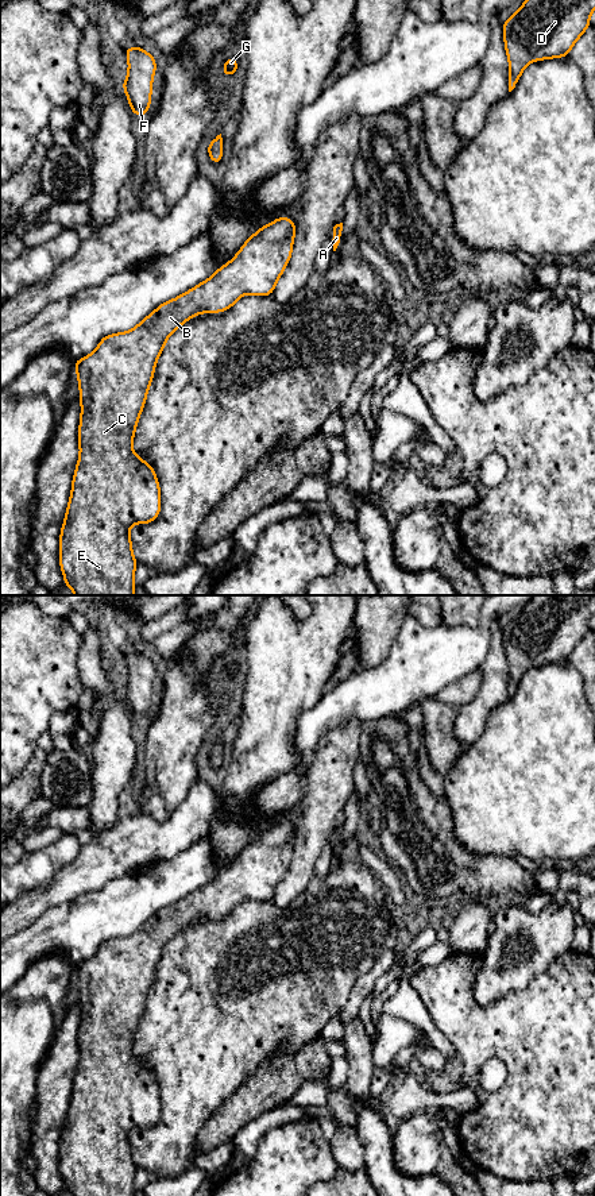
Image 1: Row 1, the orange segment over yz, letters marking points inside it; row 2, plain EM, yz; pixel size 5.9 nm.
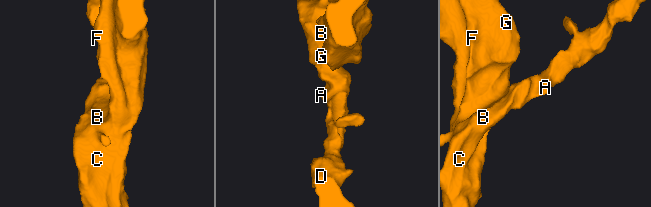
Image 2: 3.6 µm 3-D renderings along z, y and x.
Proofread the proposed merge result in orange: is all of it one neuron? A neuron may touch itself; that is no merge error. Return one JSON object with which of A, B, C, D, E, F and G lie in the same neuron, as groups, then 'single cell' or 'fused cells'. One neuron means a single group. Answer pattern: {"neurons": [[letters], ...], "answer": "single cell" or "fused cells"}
{"neurons": [["A", "B", "C", "D", "E", "F", "G"]], "answer": "single cell"}

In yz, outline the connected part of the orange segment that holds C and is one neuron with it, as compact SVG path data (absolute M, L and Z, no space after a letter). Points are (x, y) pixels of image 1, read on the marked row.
M278 217L247 238L239 252L193 289L161 304L128 332L107 335L97 348L76 360L81 417L80 456L59 535L59 566L74 595L135 595L136 559L130 528L148 524L161 513L161 489L151 464L132 450L136 424L146 404L157 360L170 335L192 317L229 309L244 294L271 296L287 266L295 223Z

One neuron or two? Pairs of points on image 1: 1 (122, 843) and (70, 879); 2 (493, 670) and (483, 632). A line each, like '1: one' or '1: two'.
1: one
2: two

